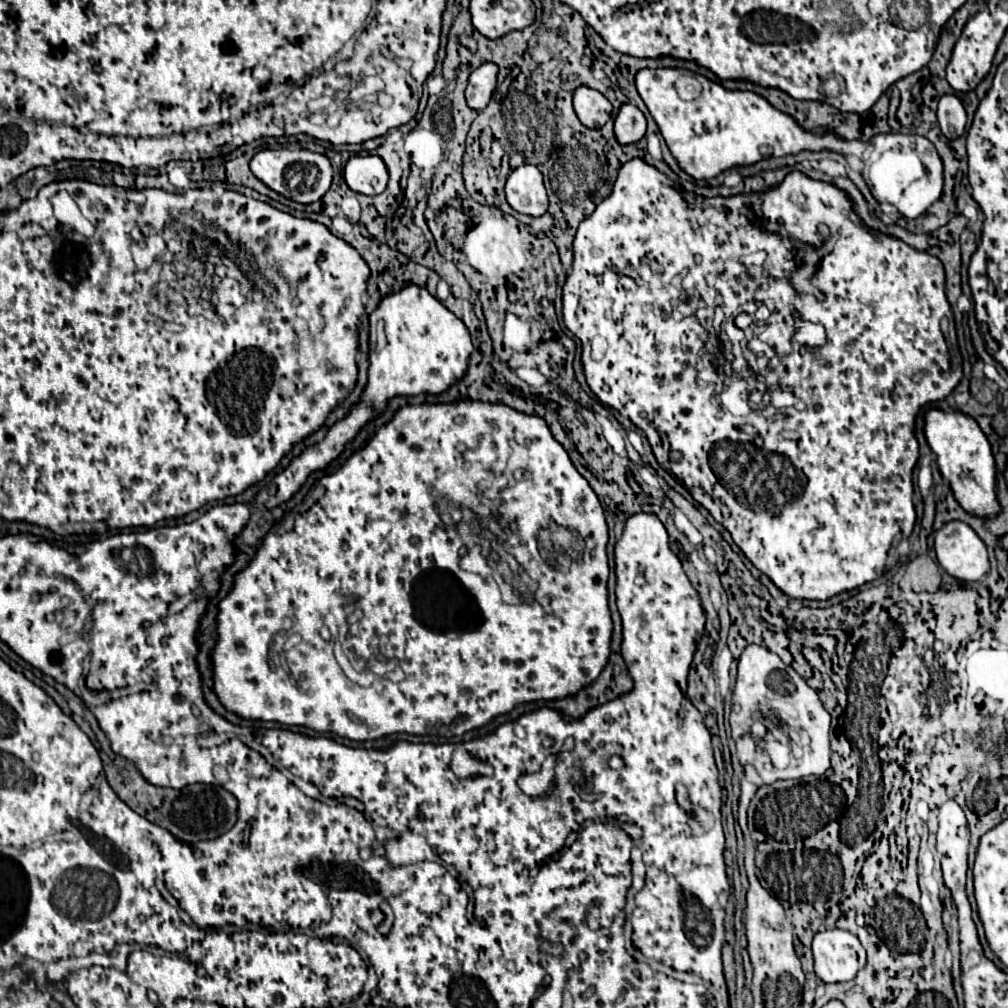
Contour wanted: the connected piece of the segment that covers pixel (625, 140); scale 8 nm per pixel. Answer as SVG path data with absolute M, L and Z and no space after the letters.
M623 103L615 119L615 135L621 145L639 141L645 135L645 115L631 103Z

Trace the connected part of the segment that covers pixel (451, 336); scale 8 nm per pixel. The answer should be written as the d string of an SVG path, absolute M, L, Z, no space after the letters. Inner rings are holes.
M409 285L393 295L387 295L381 299L379 307L369 317L371 323L371 353L369 353L369 383L363 395L359 396L359 405L353 407L353 411L335 423L325 439L309 449L305 449L299 457L291 461L291 465L273 477L273 497L263 489L257 497L265 497L265 507L273 509L285 501L289 501L307 481L307 477L315 471L323 471L329 463L333 463L343 451L349 441L355 439L355 435L385 409L387 401L393 397L415 397L421 393L441 395L449 387L457 385L467 371L469 357L473 353L473 343L469 329L461 319L457 319L443 303L439 303L435 297L429 295L429 291ZM377 321L385 323L385 335L387 345L377 351L377 337L375 337L375 325Z

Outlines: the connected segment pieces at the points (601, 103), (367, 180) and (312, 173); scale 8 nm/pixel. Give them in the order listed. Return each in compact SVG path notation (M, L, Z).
M585 85L573 91L573 109L579 121L589 129L603 127L611 117L611 103L607 97Z
M353 155L345 163L343 177L349 189L363 195L379 195L387 187L387 167L377 155Z
M261 149L251 159L251 171L273 191L297 201L313 203L319 201L331 185L331 161L327 155L309 151L309 149Z

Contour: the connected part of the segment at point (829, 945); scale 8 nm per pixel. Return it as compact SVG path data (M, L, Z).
M843 929L815 933L811 951L815 975L823 983L851 981L867 961L859 939Z

